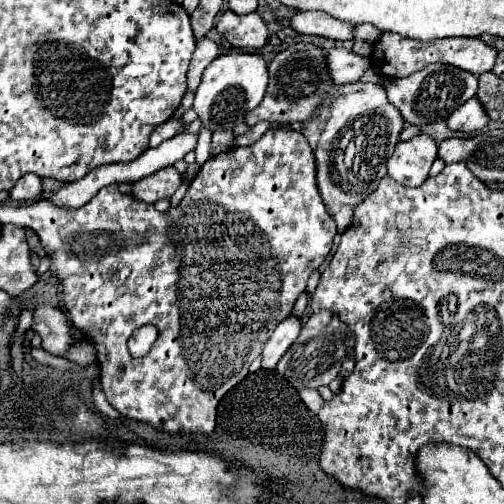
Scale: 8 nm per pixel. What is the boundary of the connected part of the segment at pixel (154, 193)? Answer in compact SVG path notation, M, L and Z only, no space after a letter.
M190 165L188 171L184 175L180 175L174 167L164 167L162 171L156 171L154 175L148 175L146 179L138 179L138 183L132 183L132 195L142 199L142 201L148 201L148 203L156 203L158 199L162 197L170 197L178 185L184 181L184 179L190 179L198 173L198 165Z

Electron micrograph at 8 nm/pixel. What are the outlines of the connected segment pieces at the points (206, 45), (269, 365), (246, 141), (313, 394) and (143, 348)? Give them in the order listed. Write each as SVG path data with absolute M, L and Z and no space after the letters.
M198 39L196 41L196 51L192 55L192 61L190 61L190 69L188 69L188 89L190 91L196 91L198 85L200 85L200 79L202 79L202 73L204 69L210 65L212 59L216 59L220 53L218 45L212 41L212 39Z
M294 313L288 315L284 323L278 323L278 327L274 329L272 337L268 339L268 343L266 343L264 351L262 351L262 367L264 369L274 369L278 365L280 357L294 343L300 329L302 329L302 321Z
M262 121L262 123L250 127L250 131L244 133L242 137L236 137L236 145L250 145L250 143L256 143L268 129L270 129L270 123Z
M302 389L302 391L300 391L300 399L304 401L304 405L306 405L312 413L318 413L320 407L322 407L322 403L324 403L324 399L320 397L320 393L318 393L316 389Z
M146 325L146 327L138 329L138 331L130 337L130 341L128 341L128 351L130 351L132 357L144 357L144 355L152 349L154 341L156 341L156 327Z

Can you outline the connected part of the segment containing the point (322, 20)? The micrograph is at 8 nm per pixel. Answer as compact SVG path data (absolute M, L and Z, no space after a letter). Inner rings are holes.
M298 11L290 19L290 27L302 35L324 35L332 39L352 39L352 25L342 23L322 11Z

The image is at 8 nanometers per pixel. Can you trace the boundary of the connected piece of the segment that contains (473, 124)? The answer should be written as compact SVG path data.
M468 99L462 107L458 107L458 111L454 111L448 117L448 127L452 131L466 131L466 133L474 133L478 129L482 129L490 119L486 119L486 111L482 111L482 107L478 107L476 99Z

